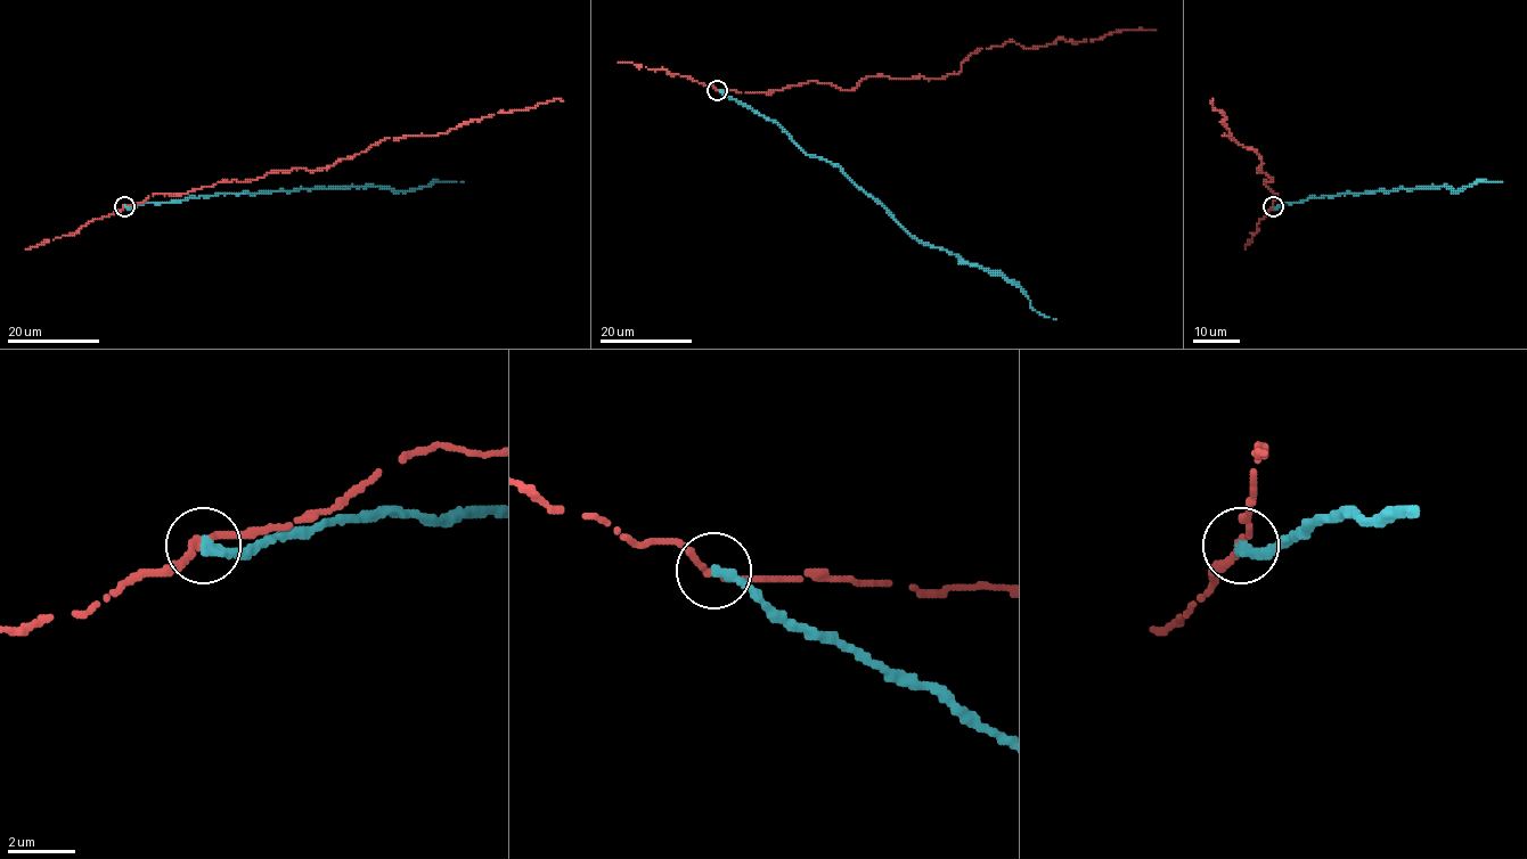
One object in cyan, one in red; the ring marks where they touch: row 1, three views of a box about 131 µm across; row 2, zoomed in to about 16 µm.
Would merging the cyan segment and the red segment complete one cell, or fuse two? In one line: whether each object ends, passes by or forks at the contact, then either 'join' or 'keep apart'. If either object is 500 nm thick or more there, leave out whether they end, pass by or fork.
cyan ends there; red passes by; keep apart

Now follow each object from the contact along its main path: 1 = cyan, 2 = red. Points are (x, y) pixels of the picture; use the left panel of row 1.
1: (124, 206), (171, 203), (215, 194), (293, 191), (318, 187), (377, 186), (408, 191), (438, 180), (464, 181)
2: (124, 206), (153, 194), (179, 194), (268, 172), (327, 169), (389, 138), (438, 135), (497, 112), (563, 100)

